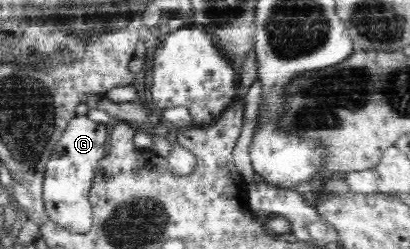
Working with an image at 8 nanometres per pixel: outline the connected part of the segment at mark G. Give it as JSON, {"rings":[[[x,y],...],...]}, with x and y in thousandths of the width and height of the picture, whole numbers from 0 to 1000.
{"rings":[[[193,462],[166,490],[112,655],[102,795],[117,880],[180,936],[212,936],[227,904],[220,759],[237,659],[261,614],[266,526],[256,498],[217,478],[215,462]]]}

